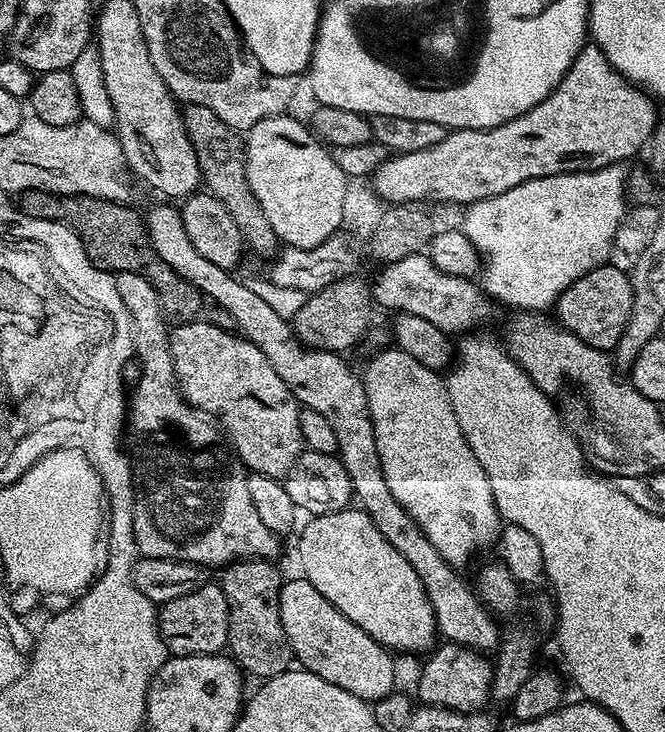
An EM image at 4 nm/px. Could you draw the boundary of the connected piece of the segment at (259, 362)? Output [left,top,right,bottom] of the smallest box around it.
[170,318,305,477]

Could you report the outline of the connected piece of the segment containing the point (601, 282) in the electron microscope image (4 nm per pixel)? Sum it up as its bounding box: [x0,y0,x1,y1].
[555,262,633,350]

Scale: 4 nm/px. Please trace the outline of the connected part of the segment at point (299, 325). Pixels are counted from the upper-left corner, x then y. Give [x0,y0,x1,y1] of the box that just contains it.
[294,276,374,352]

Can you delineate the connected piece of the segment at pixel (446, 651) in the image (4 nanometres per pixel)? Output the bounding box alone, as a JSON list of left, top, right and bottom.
[414,642,493,712]

